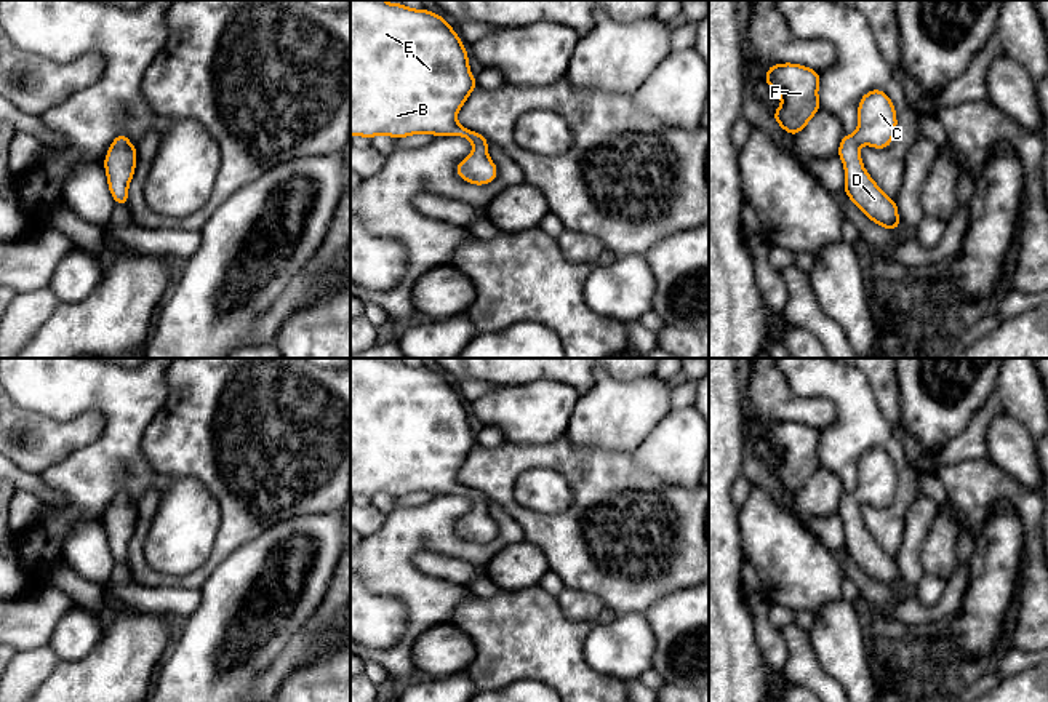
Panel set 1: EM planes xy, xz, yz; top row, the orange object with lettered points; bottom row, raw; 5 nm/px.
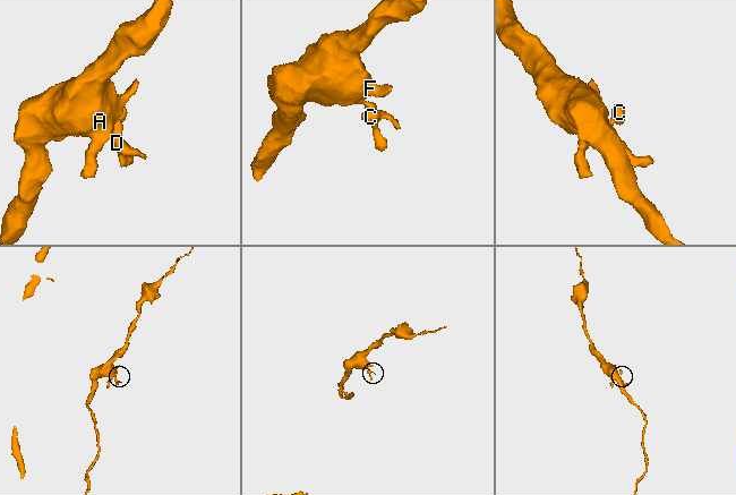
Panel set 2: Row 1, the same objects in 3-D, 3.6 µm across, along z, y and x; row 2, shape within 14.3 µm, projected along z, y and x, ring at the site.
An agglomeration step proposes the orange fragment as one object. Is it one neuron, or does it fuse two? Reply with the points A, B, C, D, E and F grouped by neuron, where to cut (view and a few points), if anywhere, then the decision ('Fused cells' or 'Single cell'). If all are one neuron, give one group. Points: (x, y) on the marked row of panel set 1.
Groups: A B C D E F. No split. Single cell

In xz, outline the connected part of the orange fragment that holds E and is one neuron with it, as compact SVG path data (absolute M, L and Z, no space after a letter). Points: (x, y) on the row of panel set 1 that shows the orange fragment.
M350 0L350 138L387 134L402 139L419 133L461 136L474 144L474 150L458 163L456 174L469 184L490 184L498 177L498 166L486 152L490 141L456 122L458 112L477 86L464 43L443 16L403 3Z

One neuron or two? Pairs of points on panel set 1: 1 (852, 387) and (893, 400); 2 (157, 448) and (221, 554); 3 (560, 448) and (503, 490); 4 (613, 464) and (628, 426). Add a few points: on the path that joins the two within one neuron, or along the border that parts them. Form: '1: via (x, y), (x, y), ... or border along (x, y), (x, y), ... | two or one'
1: border along (864, 374), (880, 411), (893, 429) | two
2: via (189, 454), (229, 498), (229, 522) | one
3: via (544, 456), (527, 456), (509, 474) | one
4: border along (581, 446), (631, 451) | two

